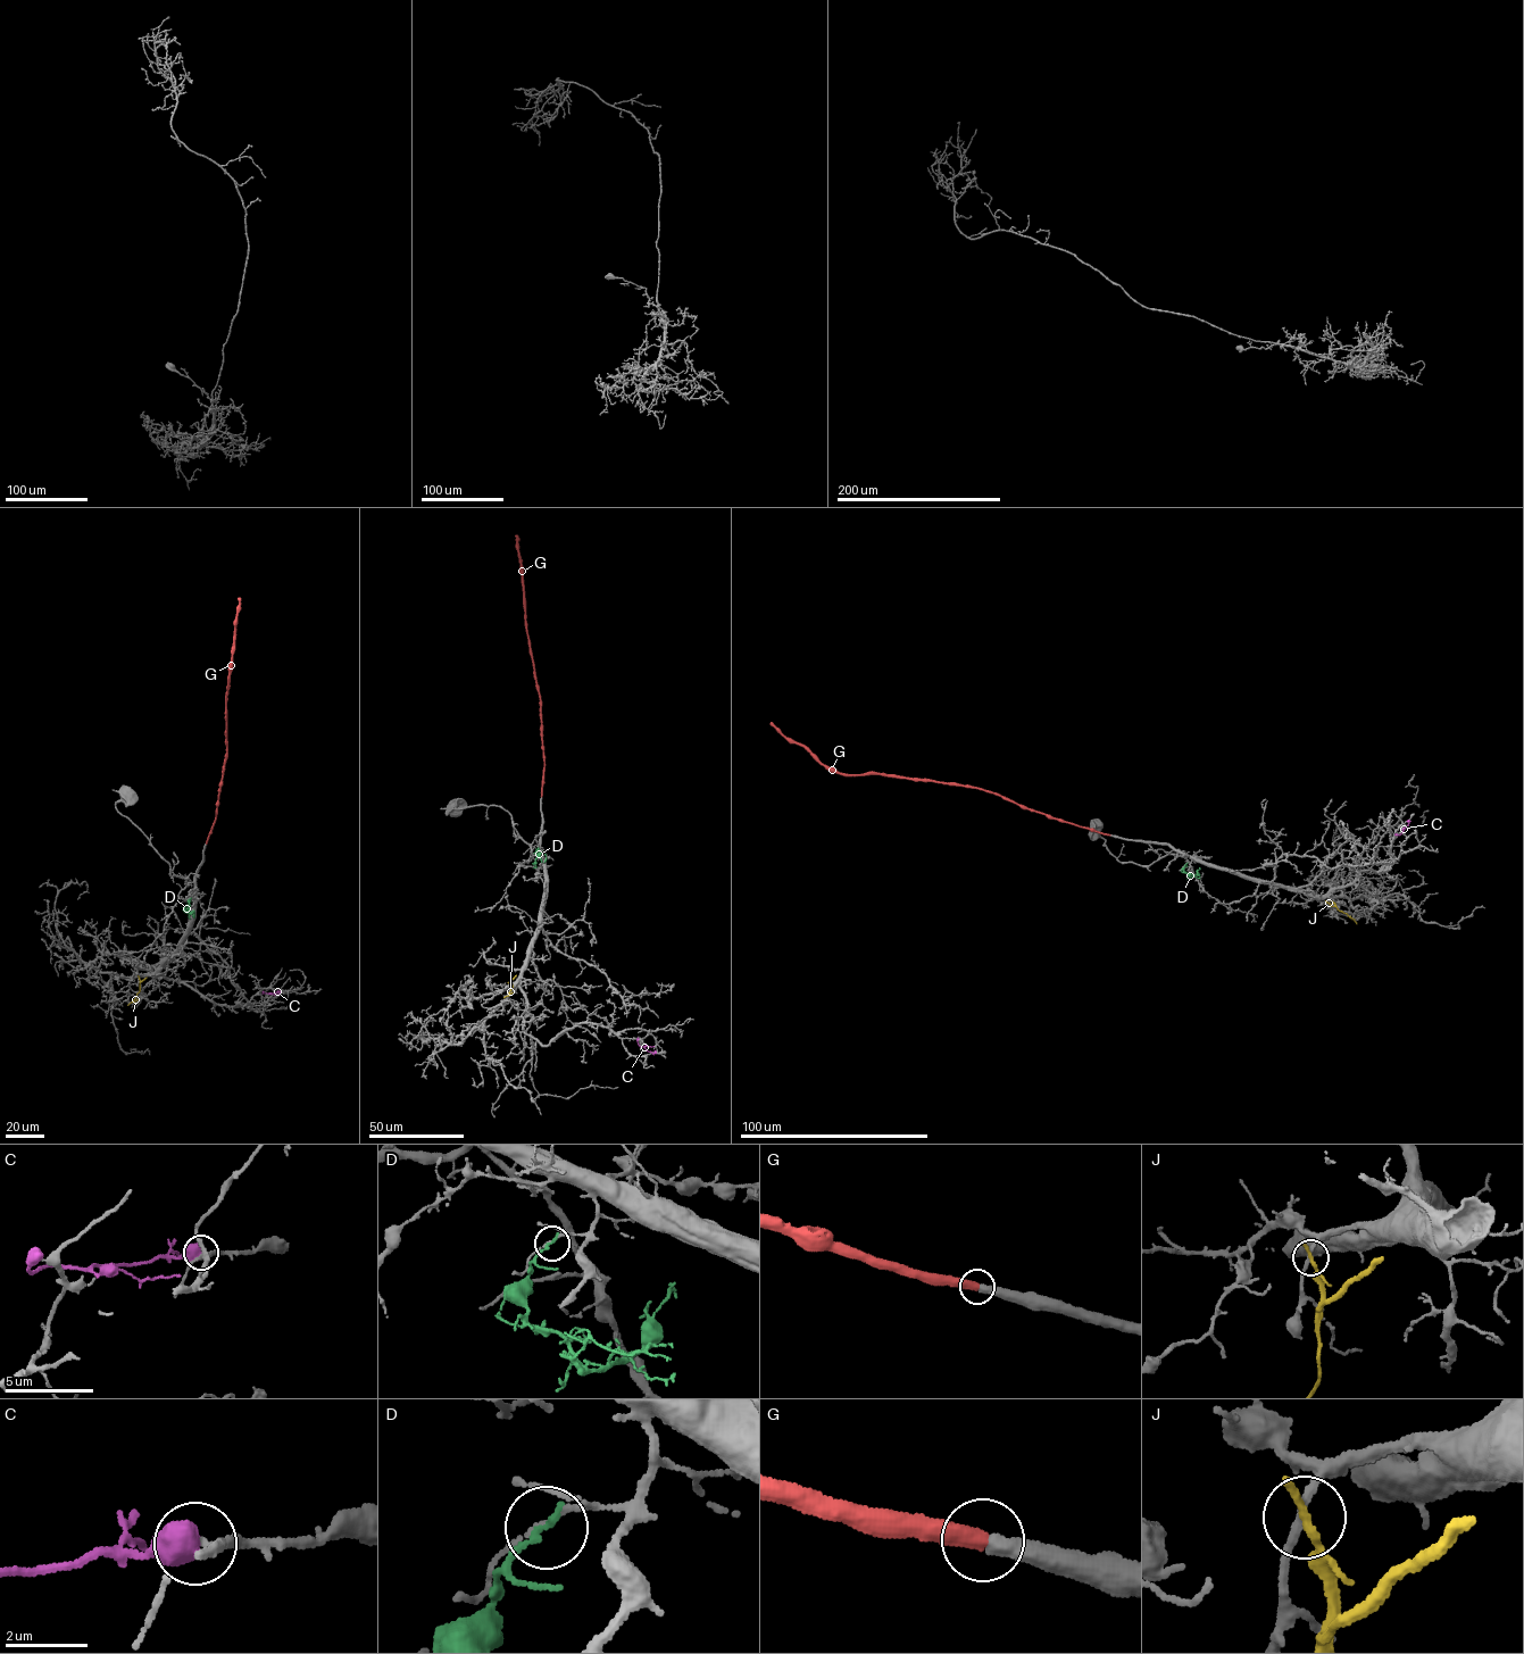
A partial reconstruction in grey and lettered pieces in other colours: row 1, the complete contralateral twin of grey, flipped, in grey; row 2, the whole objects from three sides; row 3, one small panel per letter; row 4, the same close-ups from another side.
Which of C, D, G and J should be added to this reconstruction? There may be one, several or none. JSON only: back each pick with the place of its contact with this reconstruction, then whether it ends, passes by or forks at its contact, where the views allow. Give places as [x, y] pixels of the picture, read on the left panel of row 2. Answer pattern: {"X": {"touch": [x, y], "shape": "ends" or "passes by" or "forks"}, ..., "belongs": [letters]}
{"G": {"touch": [206, 844], "shape": "ends"}, "belongs": ["G"]}

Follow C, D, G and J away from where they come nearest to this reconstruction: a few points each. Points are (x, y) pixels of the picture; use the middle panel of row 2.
C: (656, 1052), (640, 1046), (639, 1038)
D: (539, 856), (538, 850), (540, 854), (534, 867)
G: (541, 796), (544, 766), (540, 696), (527, 633), (523, 581), (515, 537)
J: (509, 983), (510, 990), (504, 997)

